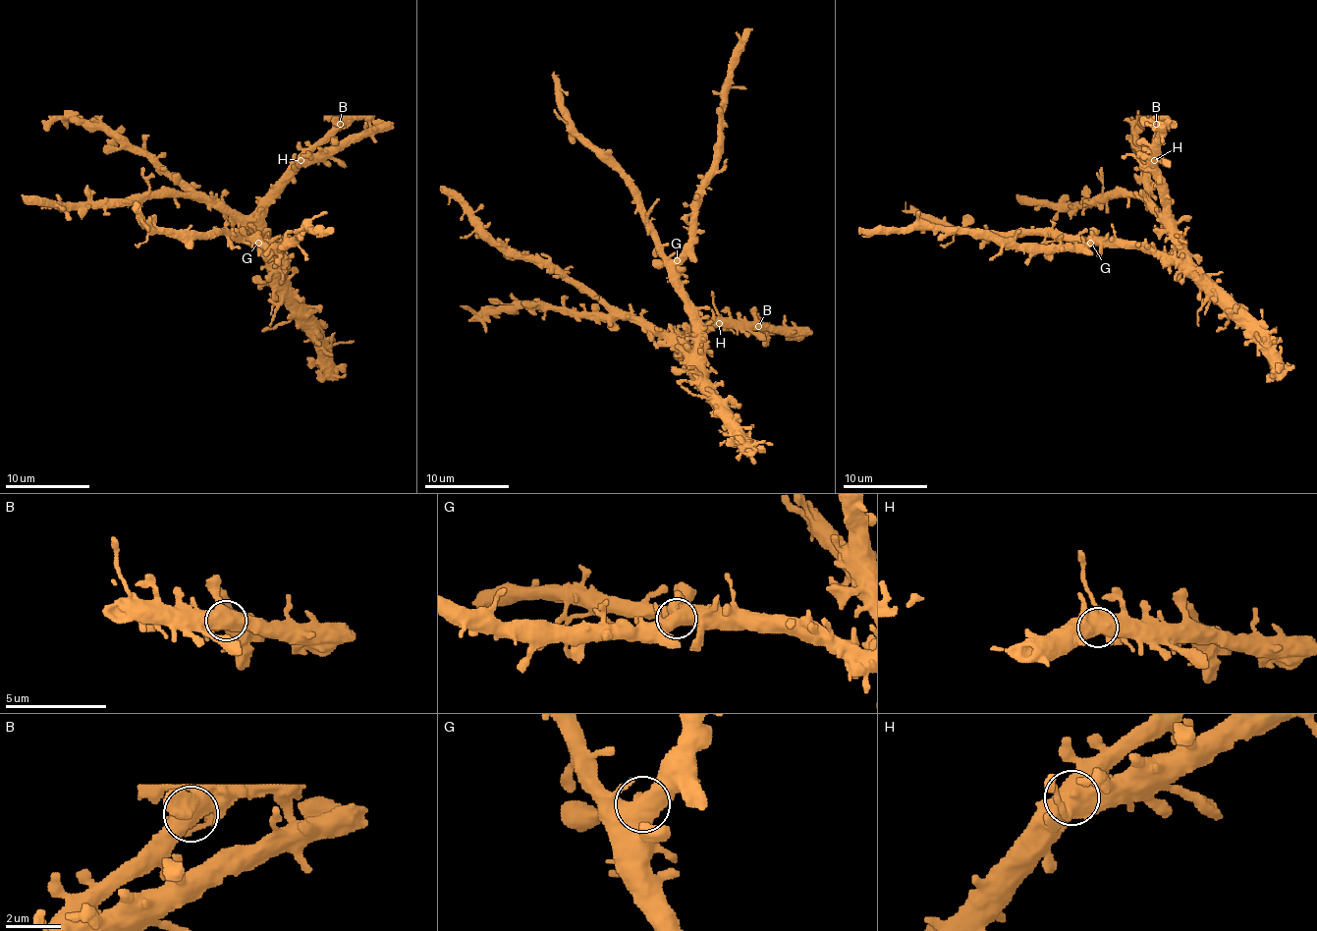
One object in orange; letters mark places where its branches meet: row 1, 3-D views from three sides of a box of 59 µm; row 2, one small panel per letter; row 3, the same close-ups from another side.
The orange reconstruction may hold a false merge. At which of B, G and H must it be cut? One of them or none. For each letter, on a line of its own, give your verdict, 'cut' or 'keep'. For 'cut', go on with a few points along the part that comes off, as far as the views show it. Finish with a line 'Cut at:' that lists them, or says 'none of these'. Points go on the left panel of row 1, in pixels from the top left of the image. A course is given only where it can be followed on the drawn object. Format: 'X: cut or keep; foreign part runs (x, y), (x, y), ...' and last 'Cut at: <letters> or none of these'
B: cut; foreign part runs (340, 125), (371, 116)
G: keep
H: keep
Cut at: B

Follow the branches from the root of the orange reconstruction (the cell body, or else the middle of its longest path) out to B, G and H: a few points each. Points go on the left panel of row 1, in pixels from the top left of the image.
B: (275, 257), (264, 221), (264, 202), (340, 125)
G: (275, 257), (262, 243), (258, 243)
H: (275, 257), (264, 221), (264, 200), (269, 191), (301, 160)

